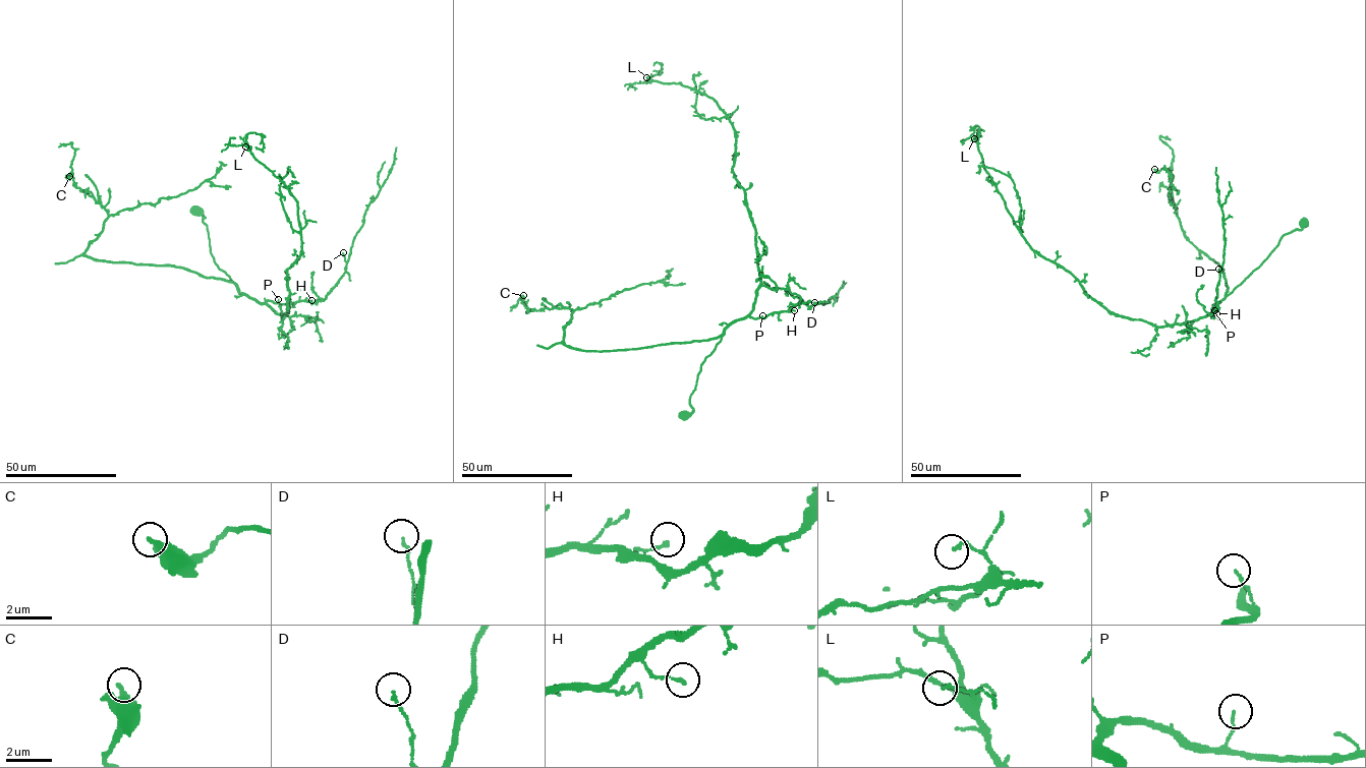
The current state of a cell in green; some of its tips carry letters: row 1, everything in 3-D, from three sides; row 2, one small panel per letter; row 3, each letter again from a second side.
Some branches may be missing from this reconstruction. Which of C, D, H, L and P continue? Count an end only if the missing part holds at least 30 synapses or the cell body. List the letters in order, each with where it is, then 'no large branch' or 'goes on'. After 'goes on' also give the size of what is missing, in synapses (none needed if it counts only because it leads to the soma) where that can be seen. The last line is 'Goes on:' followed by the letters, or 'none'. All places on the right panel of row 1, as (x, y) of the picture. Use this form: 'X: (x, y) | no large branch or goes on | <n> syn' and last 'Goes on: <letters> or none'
C: (1154, 169) | no large branch
D: (1218, 269) | no large branch
H: (1216, 313) | no large branch
L: (974, 138) | no large branch
P: (1214, 310) | no large branch
Goes on: none

